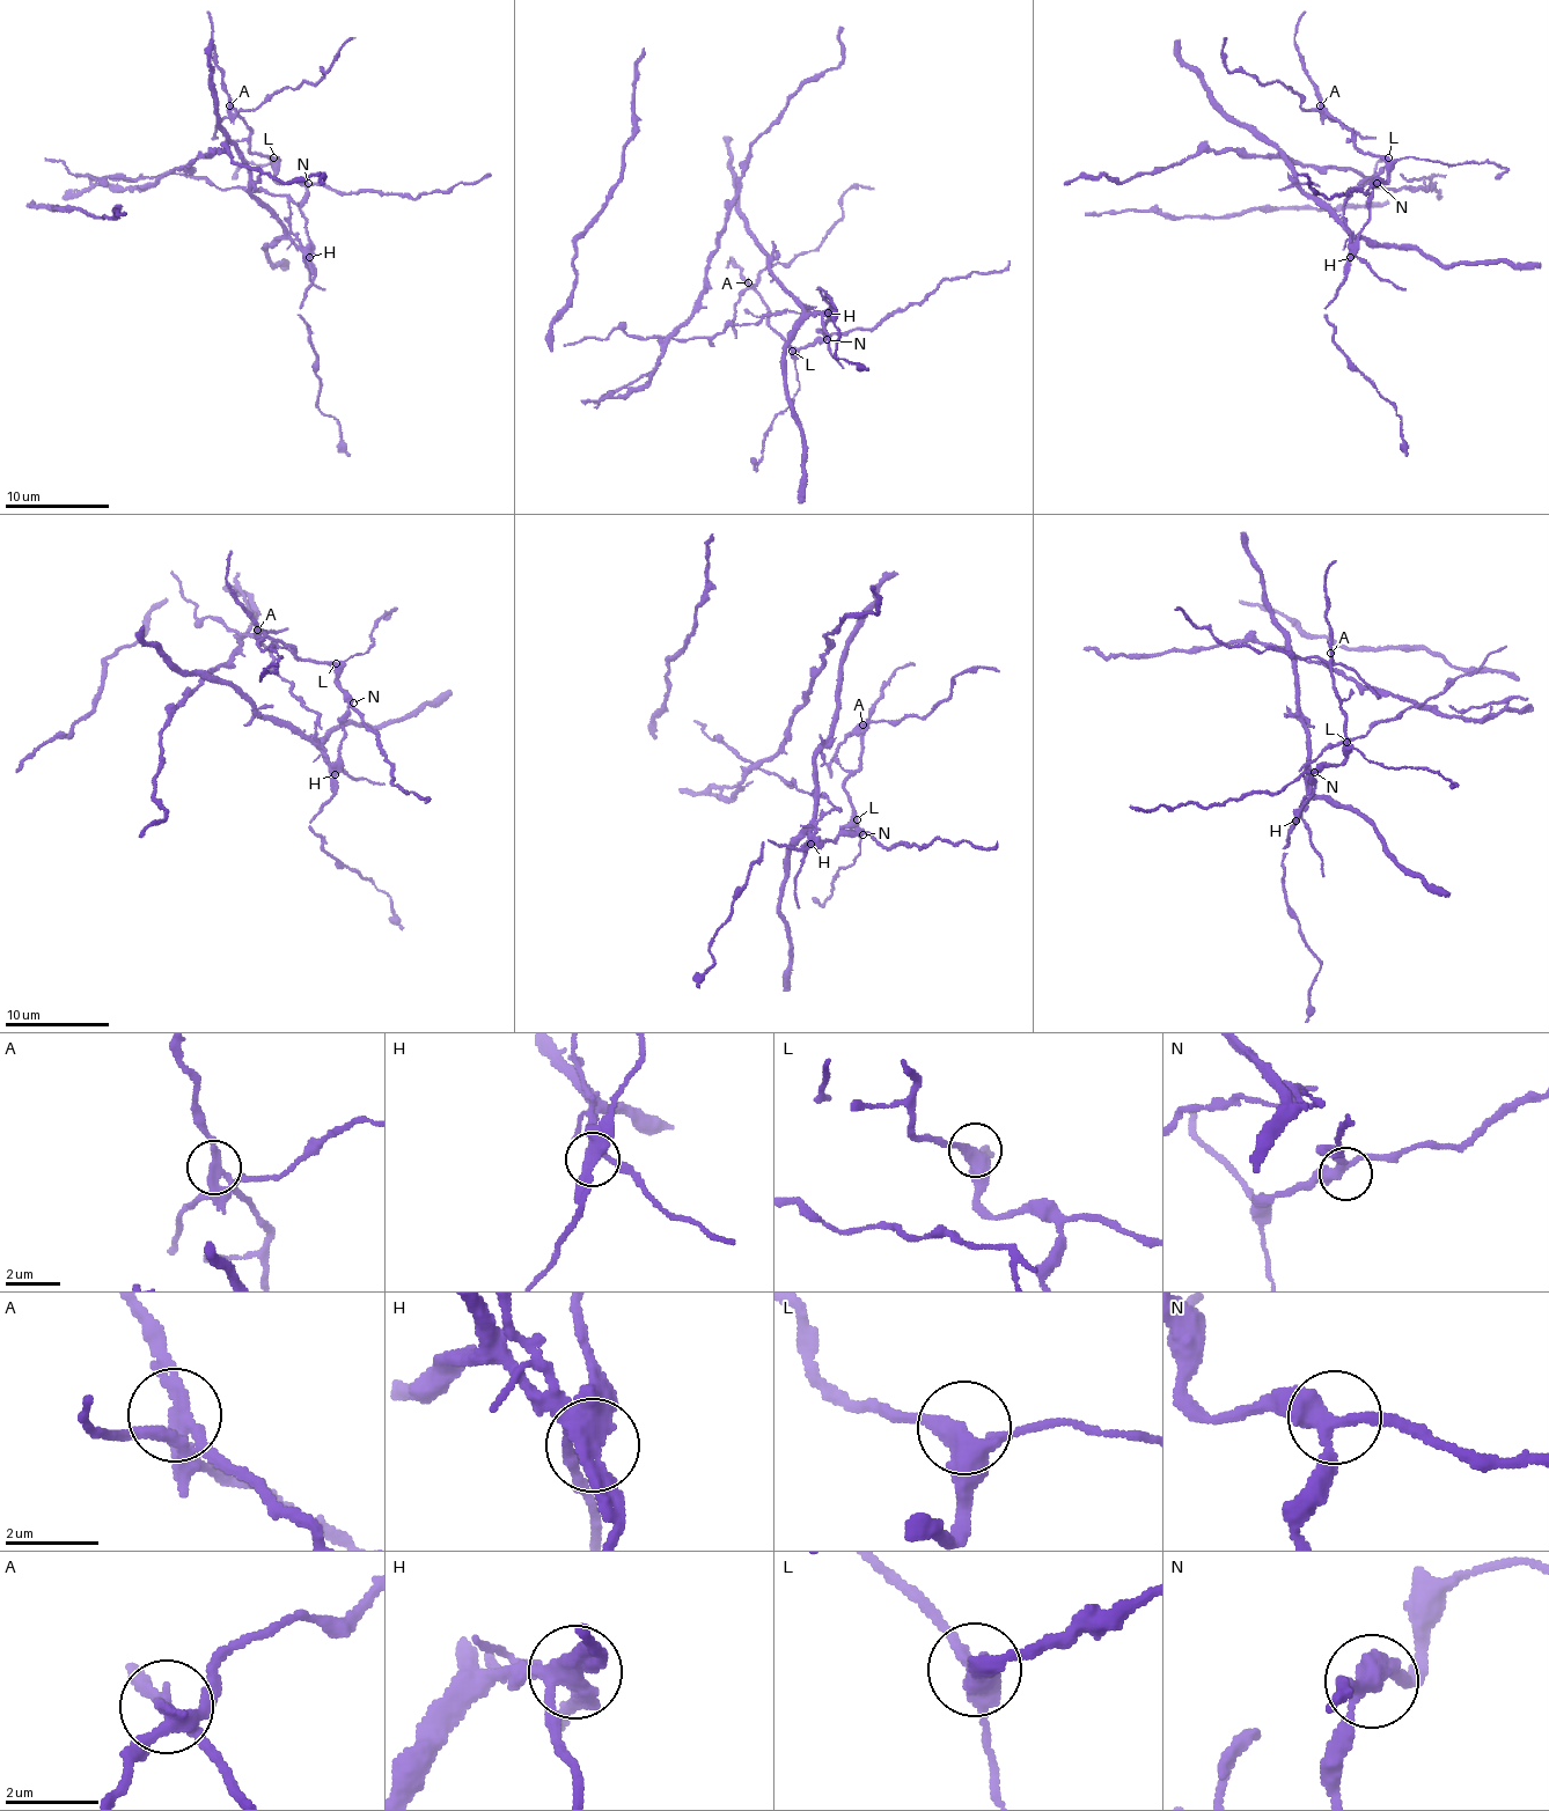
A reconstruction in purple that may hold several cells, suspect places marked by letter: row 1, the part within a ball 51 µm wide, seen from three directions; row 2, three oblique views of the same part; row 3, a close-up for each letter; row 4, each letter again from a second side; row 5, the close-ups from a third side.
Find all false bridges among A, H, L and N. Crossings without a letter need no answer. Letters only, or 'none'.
A, H

